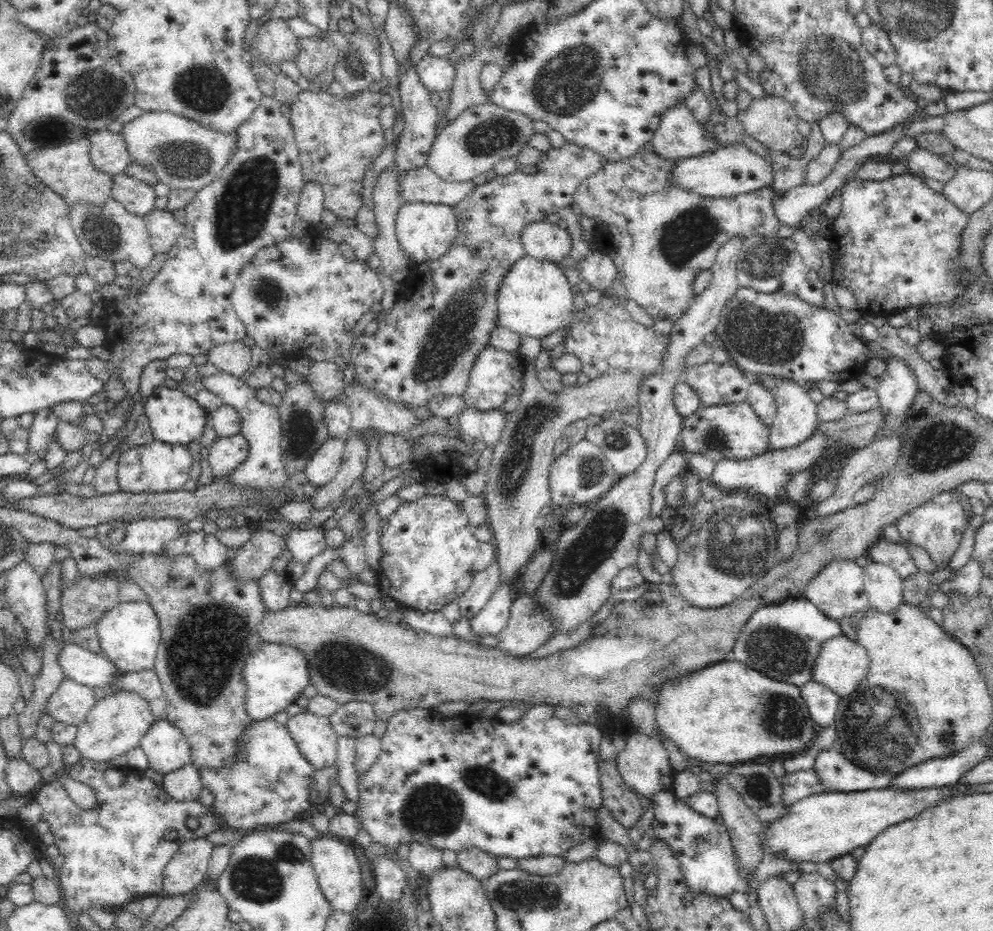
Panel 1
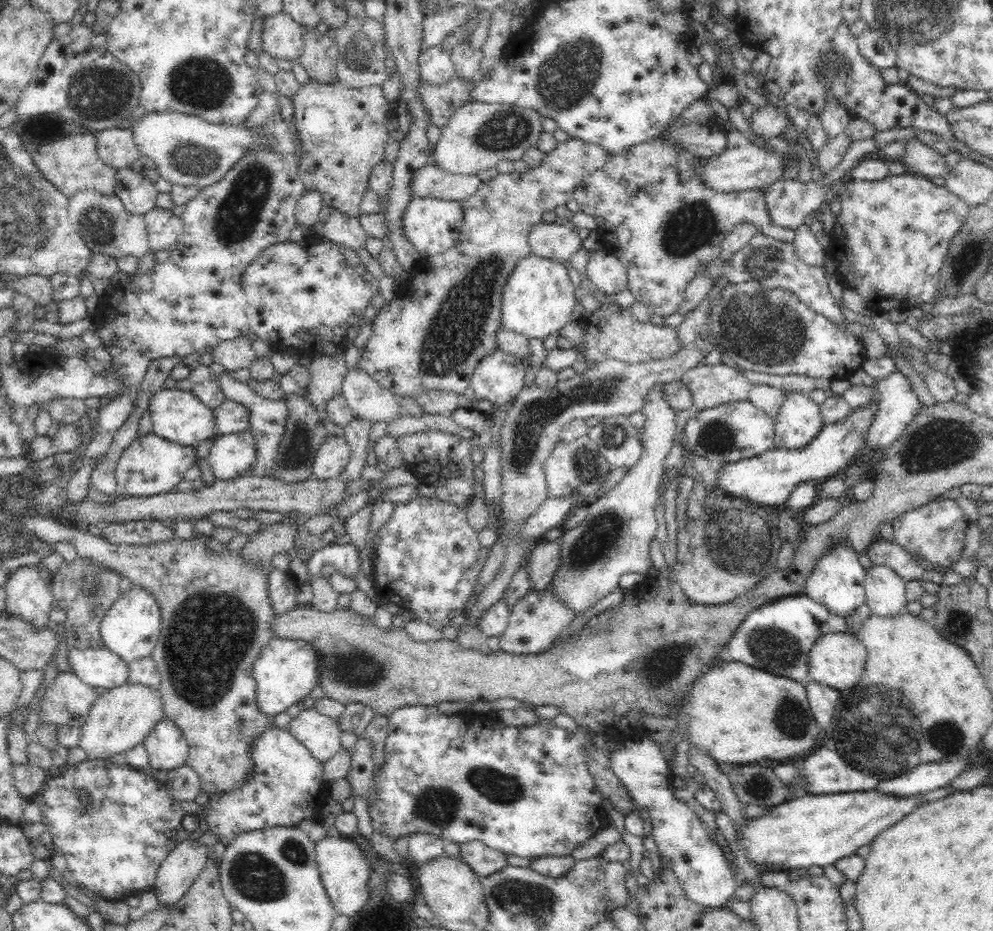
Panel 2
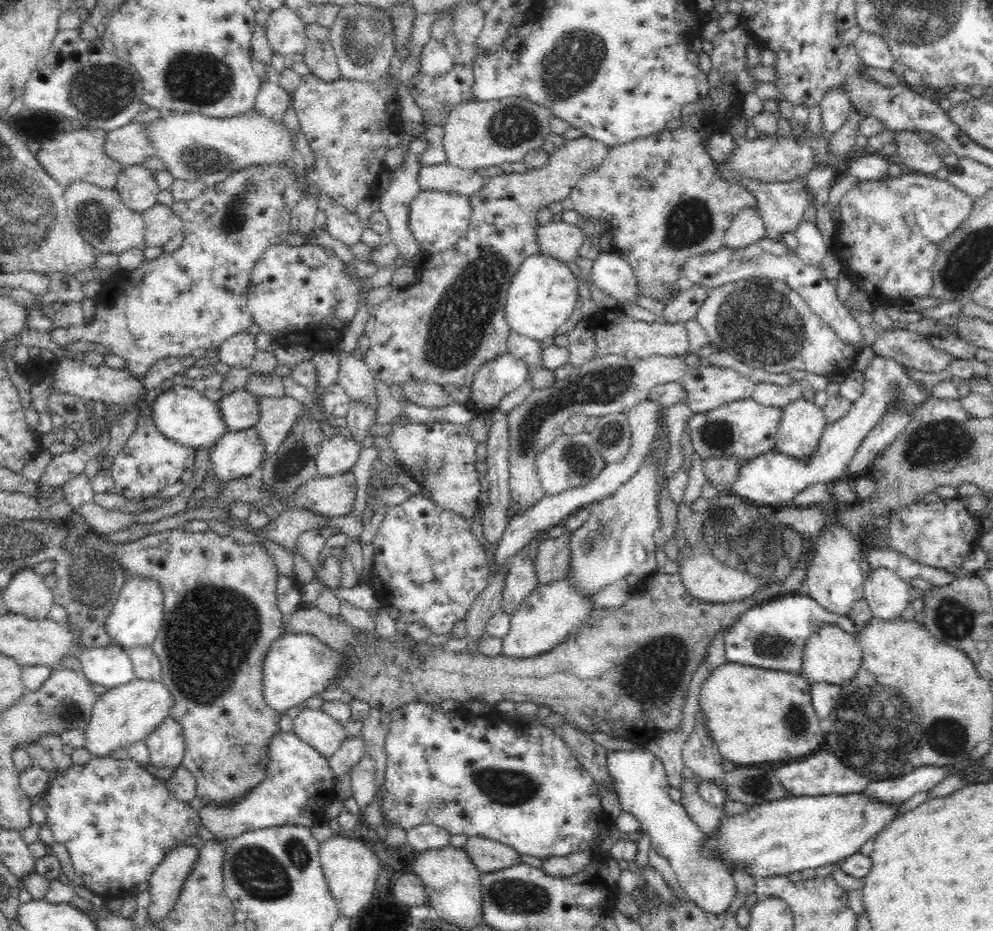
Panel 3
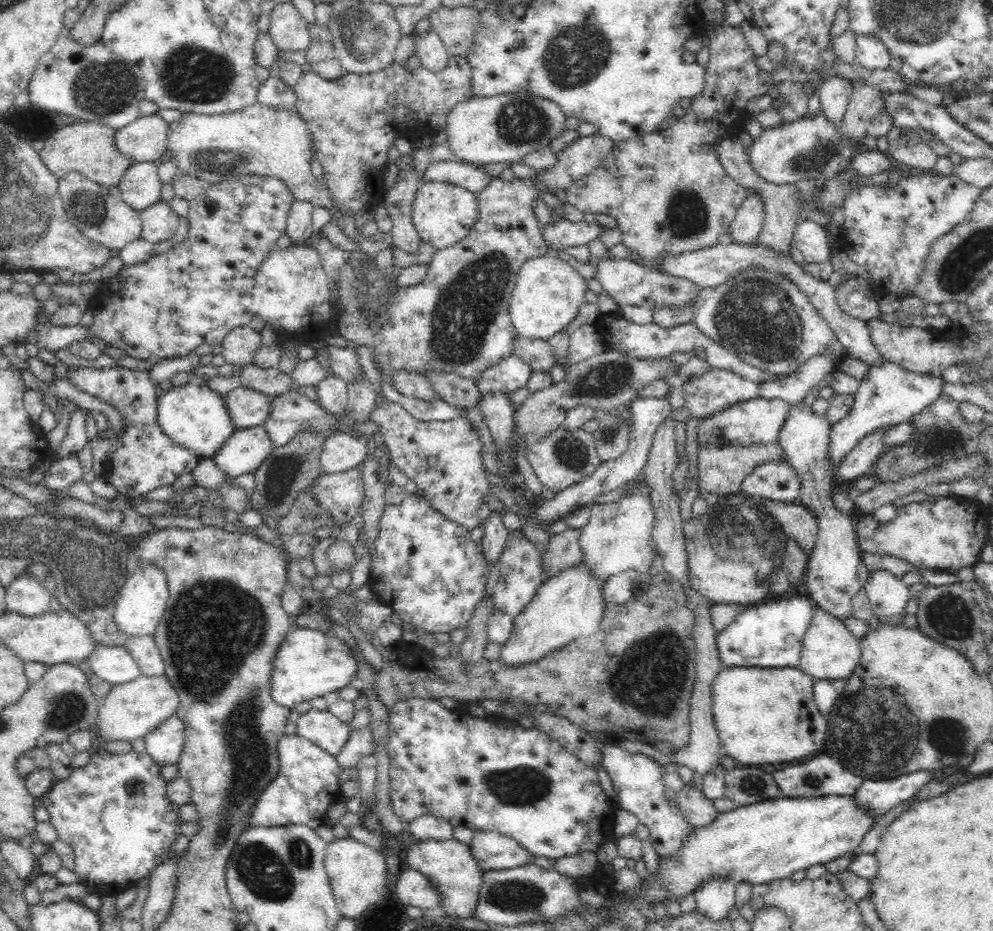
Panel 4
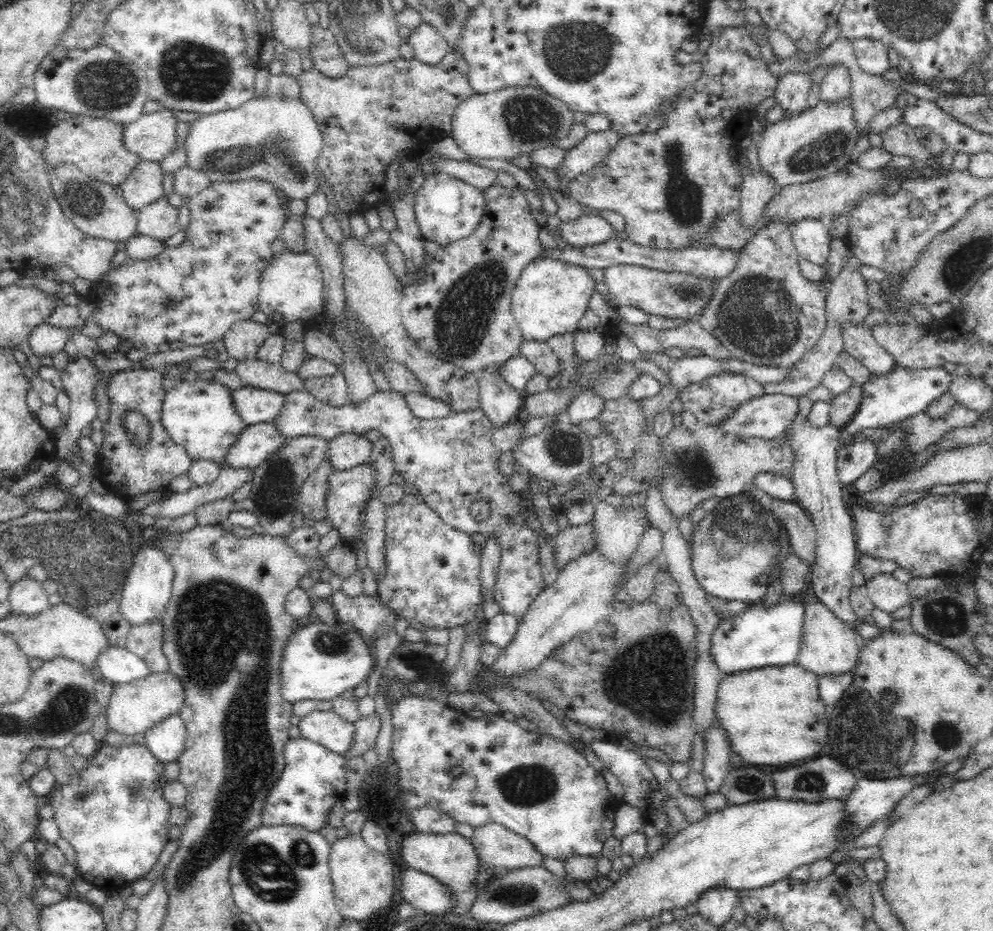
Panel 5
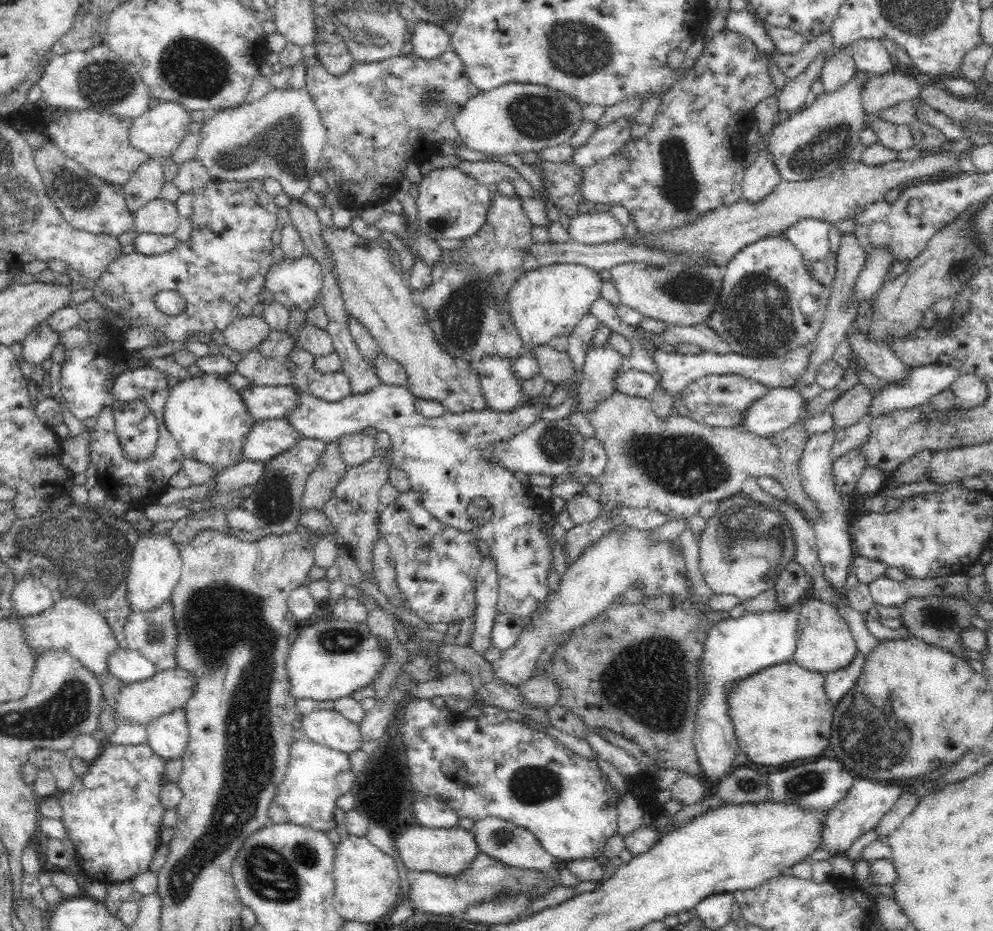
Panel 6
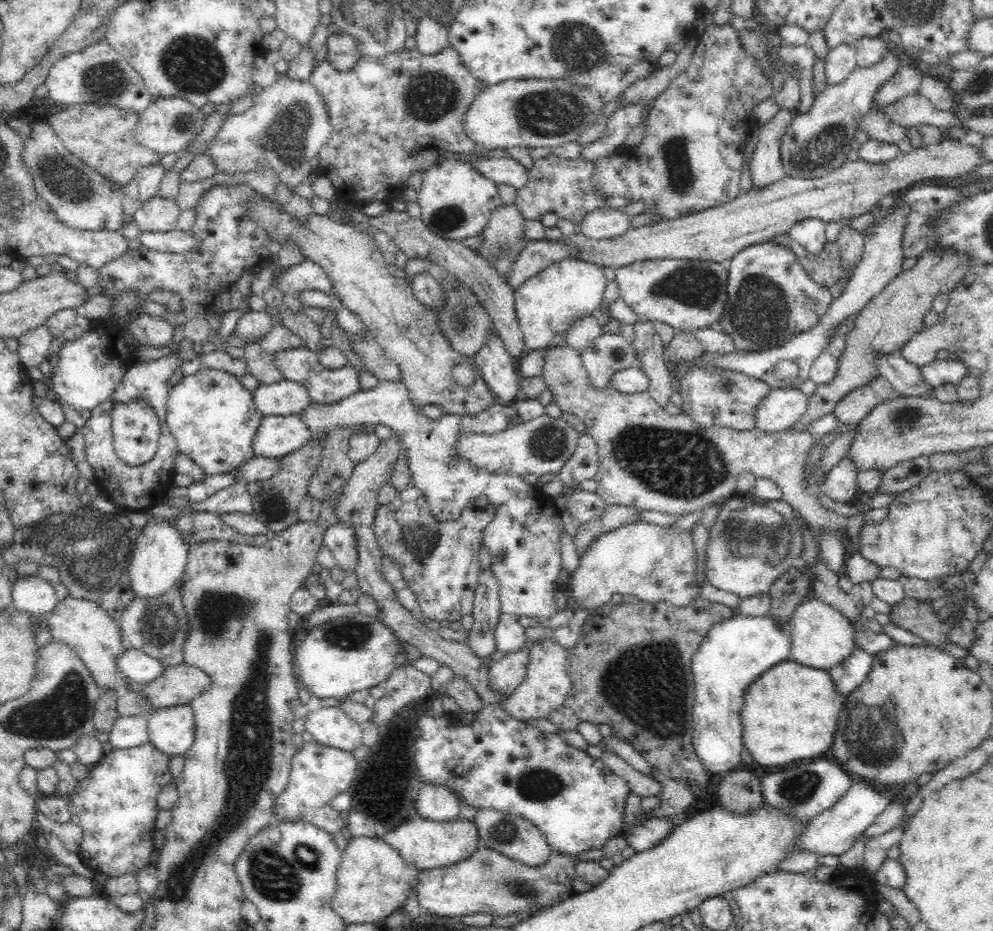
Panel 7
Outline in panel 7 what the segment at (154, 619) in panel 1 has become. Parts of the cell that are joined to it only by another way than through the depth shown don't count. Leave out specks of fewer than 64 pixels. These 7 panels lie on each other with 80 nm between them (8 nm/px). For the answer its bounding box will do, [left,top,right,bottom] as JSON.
[129,517,189,599]

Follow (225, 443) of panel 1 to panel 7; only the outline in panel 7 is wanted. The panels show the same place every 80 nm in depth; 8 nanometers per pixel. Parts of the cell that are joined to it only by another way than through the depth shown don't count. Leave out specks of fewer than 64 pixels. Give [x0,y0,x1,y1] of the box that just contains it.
[251,415,310,458]

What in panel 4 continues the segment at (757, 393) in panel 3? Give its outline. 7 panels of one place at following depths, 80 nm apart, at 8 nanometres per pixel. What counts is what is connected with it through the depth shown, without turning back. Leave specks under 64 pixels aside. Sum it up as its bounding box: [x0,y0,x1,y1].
[758,356,835,405]

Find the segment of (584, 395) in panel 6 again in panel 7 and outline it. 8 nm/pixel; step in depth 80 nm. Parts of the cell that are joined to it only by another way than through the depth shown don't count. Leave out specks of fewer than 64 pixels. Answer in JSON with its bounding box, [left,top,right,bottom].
[581,333,637,389]

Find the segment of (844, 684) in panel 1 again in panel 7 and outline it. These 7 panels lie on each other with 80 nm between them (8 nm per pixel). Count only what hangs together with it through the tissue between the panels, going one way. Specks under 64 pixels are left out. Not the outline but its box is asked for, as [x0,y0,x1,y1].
[788,599,857,669]

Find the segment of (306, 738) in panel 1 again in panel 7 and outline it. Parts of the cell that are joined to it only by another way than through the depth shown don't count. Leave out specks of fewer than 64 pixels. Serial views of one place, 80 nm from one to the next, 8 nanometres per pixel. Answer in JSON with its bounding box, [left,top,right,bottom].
[304,706,362,751]

